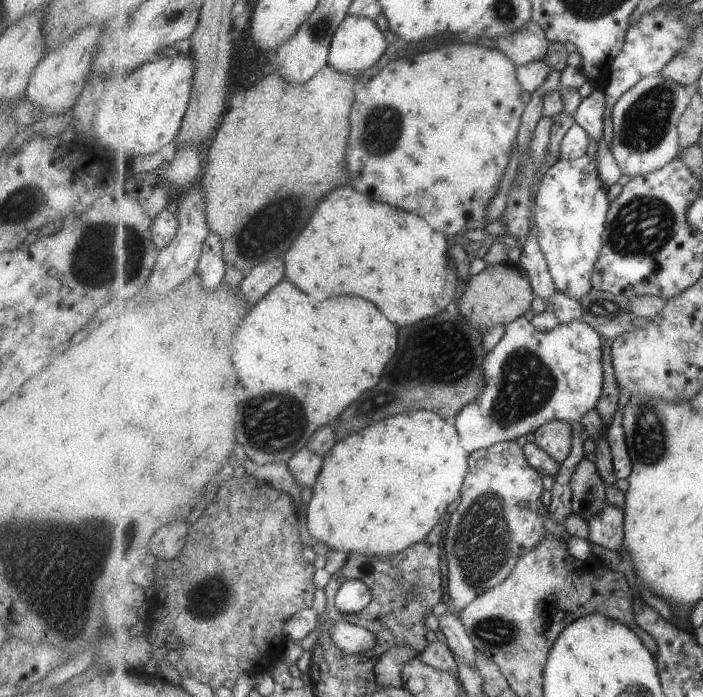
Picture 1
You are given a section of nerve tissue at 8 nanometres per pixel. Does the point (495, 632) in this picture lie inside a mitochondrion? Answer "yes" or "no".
yes

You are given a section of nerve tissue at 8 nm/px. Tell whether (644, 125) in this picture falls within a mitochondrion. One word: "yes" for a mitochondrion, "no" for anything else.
yes

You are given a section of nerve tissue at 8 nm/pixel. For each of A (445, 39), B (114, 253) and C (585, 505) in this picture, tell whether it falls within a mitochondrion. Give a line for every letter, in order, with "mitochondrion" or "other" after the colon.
A: other
B: mitochondrion
C: other

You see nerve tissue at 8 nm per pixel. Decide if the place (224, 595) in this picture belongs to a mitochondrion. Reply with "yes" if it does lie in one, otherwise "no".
yes

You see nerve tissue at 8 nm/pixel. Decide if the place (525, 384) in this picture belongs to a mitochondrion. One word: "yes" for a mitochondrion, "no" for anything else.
yes

